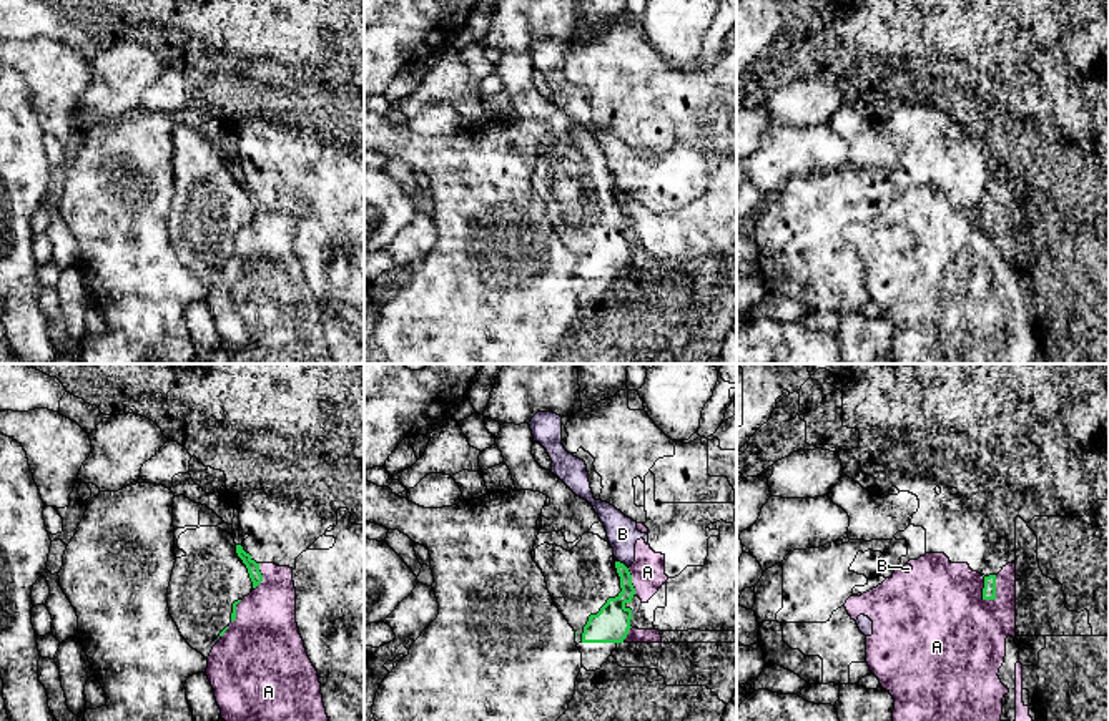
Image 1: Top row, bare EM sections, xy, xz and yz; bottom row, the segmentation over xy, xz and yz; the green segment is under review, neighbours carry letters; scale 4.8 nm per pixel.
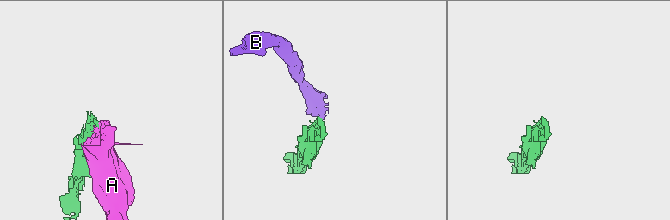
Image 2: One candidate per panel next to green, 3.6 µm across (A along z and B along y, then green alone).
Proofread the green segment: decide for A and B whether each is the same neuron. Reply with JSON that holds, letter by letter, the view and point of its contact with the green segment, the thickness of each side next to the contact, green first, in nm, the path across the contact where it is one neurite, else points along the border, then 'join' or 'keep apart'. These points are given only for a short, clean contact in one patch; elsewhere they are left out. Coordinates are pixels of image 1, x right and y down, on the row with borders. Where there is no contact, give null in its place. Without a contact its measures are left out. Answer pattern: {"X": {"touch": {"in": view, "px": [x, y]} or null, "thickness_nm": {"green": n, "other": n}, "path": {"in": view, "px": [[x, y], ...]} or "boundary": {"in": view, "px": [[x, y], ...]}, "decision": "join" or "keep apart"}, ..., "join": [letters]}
{"A": {"touch": {"in": "yz", "px": [983, 592]}, "thickness_nm": {"green": 60, "other": 480}, "decision": "keep apart"}, "B": {"touch": {"in": "xz", "px": [624, 565]}, "thickness_nm": {"green": 140, "other": 150}, "boundary": {"in": "xz", "px": [[619, 560], [627, 568]]}, "decision": "keep apart"}, "join": []}

